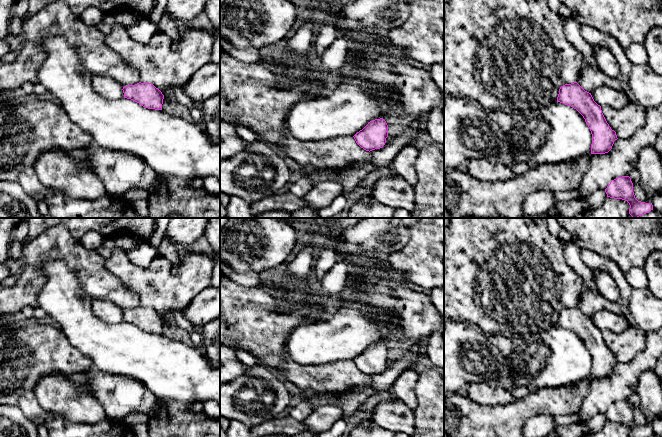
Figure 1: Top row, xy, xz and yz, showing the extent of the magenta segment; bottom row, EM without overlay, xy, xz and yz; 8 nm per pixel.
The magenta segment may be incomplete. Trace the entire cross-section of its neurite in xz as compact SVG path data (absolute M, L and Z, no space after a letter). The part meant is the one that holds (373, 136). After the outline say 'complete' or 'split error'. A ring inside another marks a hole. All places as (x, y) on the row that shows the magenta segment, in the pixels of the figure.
M383 118L372 120L353 137L366 151L380 149L385 145L388 137L388 125Z; complete

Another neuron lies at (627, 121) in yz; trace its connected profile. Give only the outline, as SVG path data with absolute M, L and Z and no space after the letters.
M630 102L622 109L601 106L601 110L619 140L629 140L646 125L646 109L639 104Z

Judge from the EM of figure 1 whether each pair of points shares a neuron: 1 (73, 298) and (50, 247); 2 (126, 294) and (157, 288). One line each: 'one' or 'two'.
1: two
2: two

